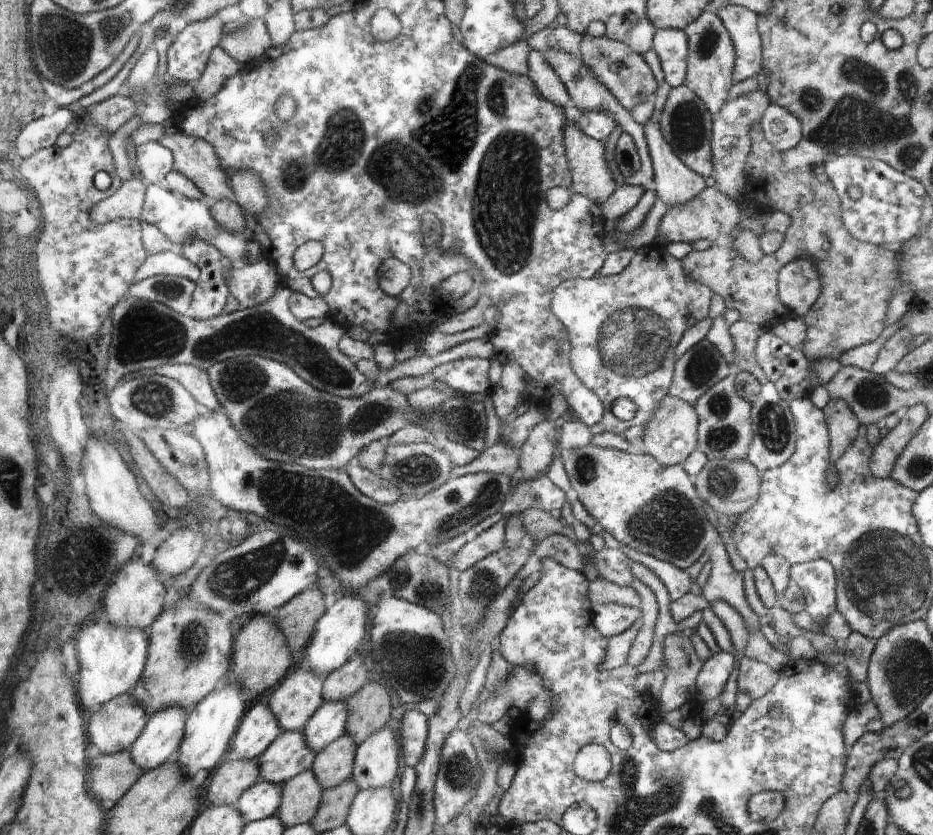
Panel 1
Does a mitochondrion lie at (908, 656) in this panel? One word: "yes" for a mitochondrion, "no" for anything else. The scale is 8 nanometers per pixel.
yes

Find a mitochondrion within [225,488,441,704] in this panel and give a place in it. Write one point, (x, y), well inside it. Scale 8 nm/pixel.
(402, 576)

